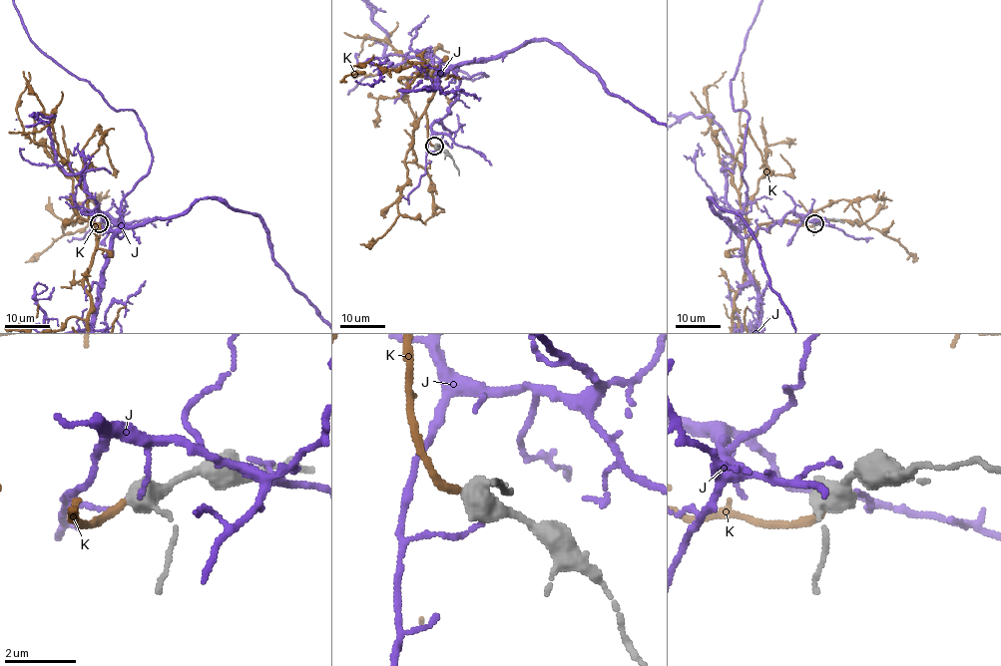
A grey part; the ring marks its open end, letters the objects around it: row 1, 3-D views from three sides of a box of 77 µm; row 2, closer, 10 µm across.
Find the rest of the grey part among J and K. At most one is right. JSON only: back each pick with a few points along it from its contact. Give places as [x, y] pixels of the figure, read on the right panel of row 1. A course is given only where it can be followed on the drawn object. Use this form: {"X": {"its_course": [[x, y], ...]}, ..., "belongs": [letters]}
{"belongs": ["K"]}

